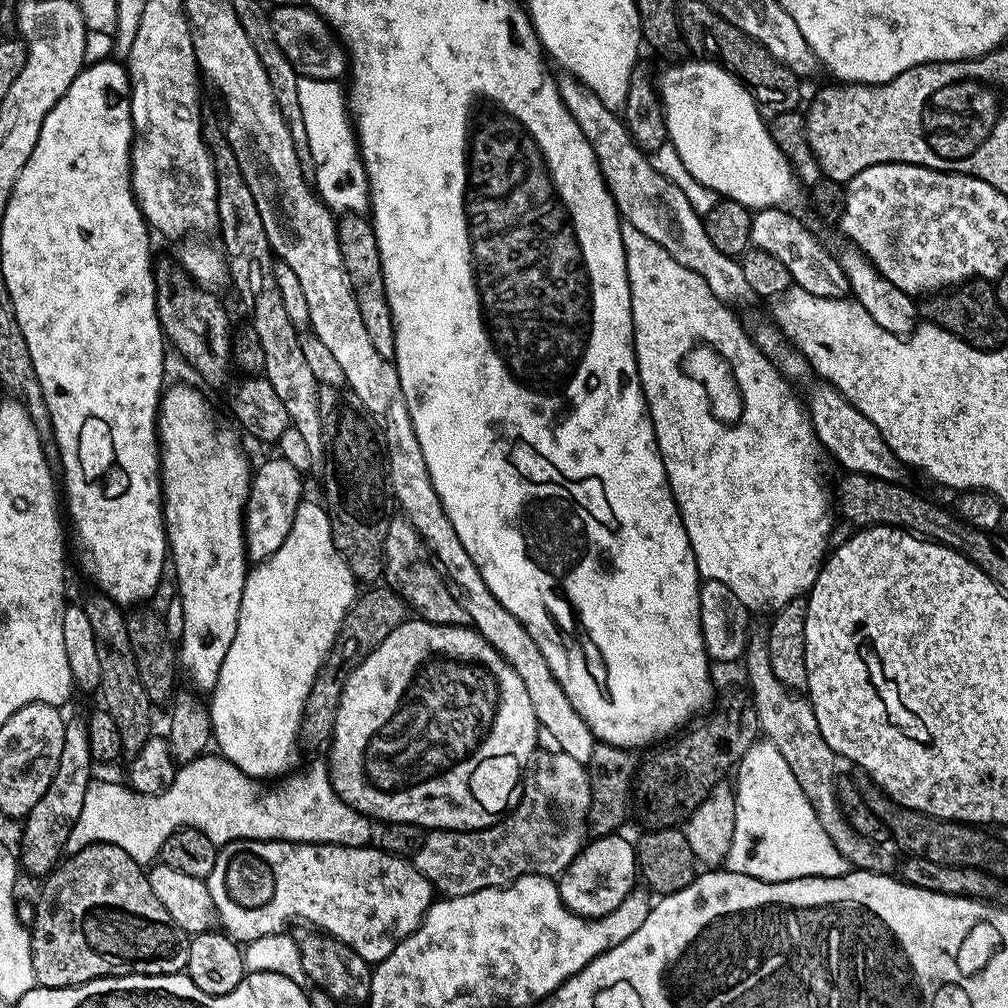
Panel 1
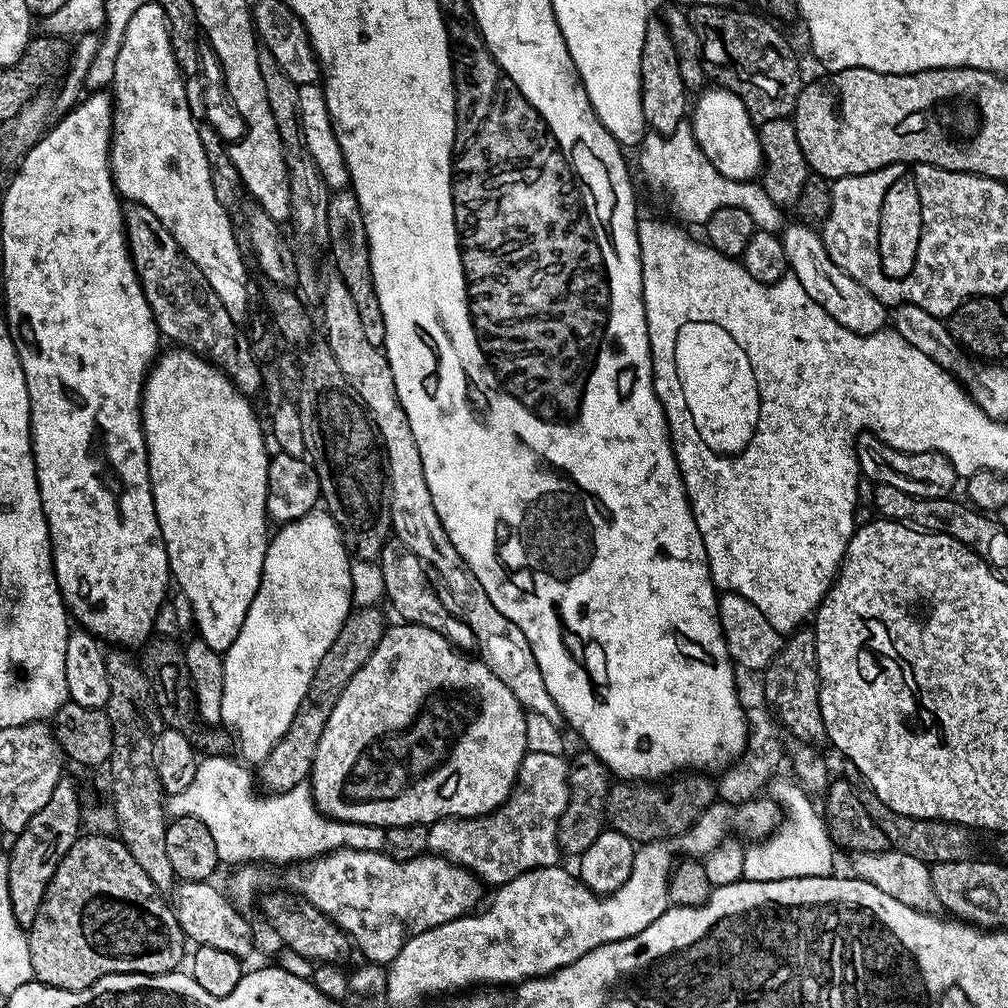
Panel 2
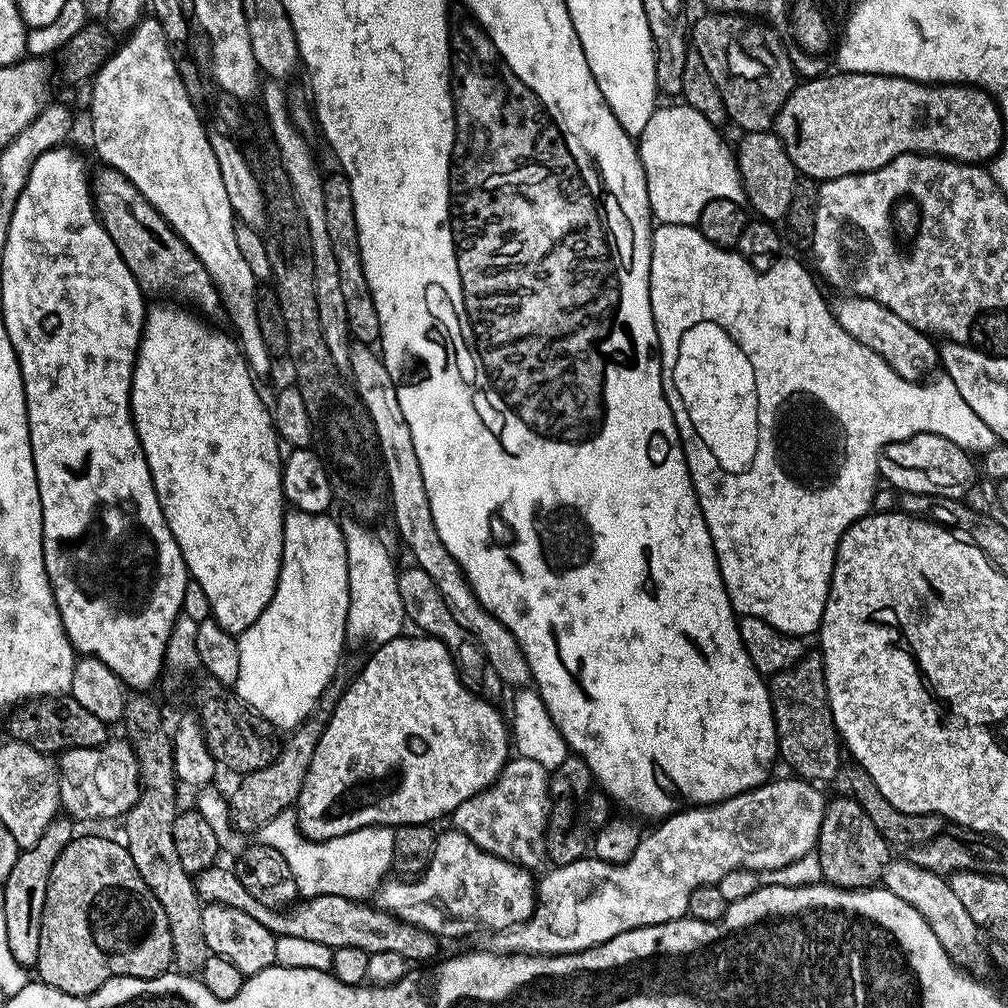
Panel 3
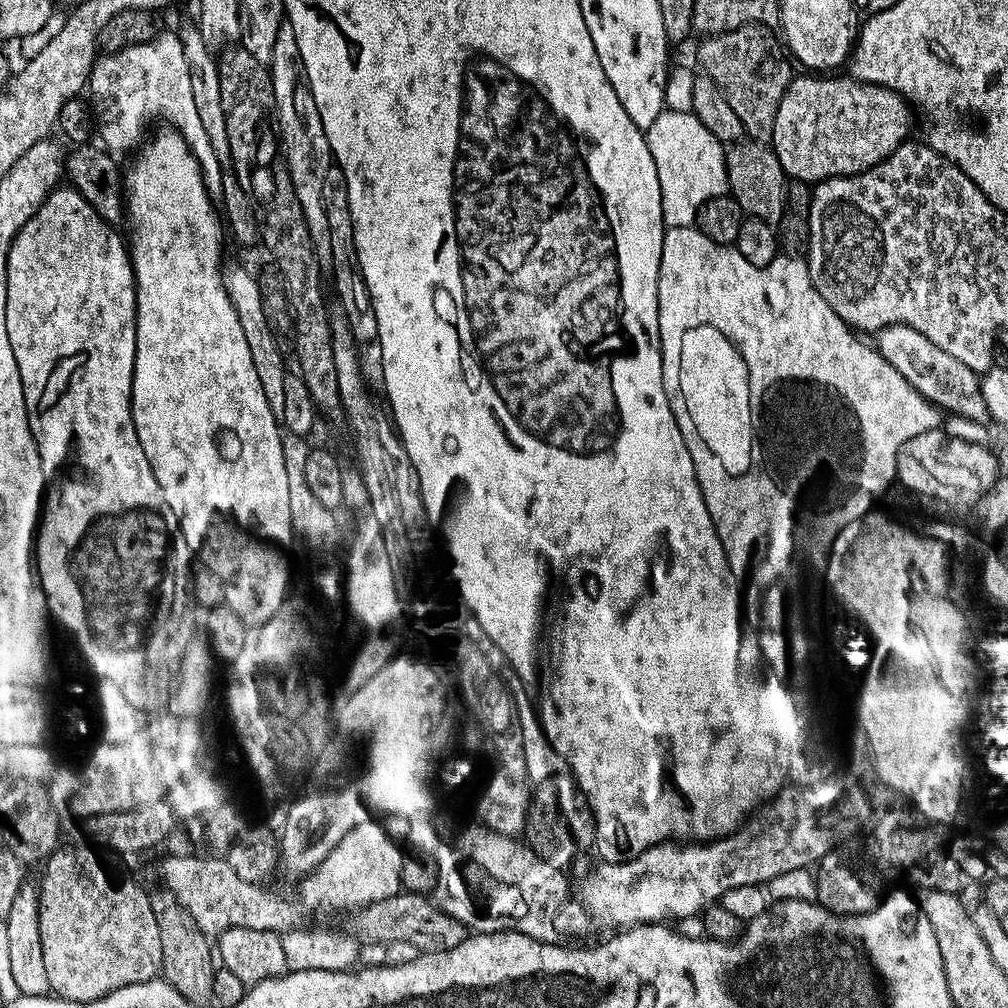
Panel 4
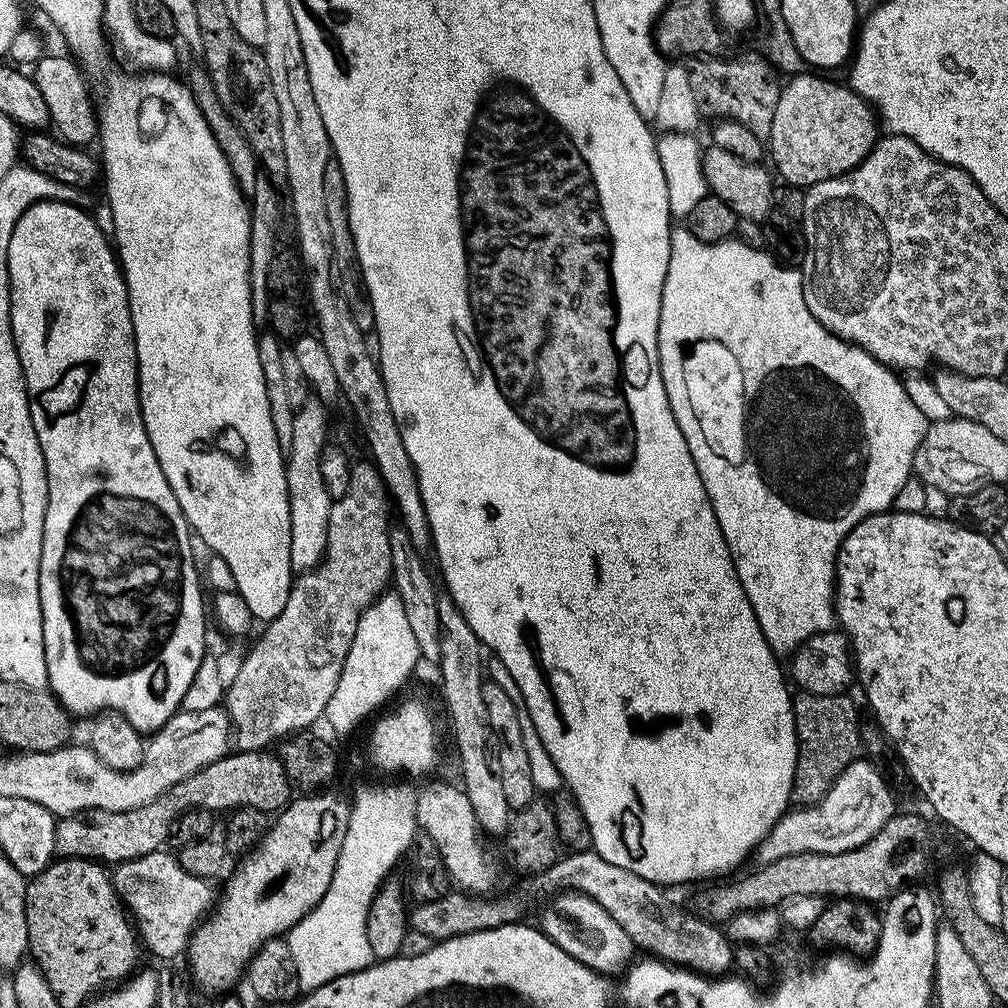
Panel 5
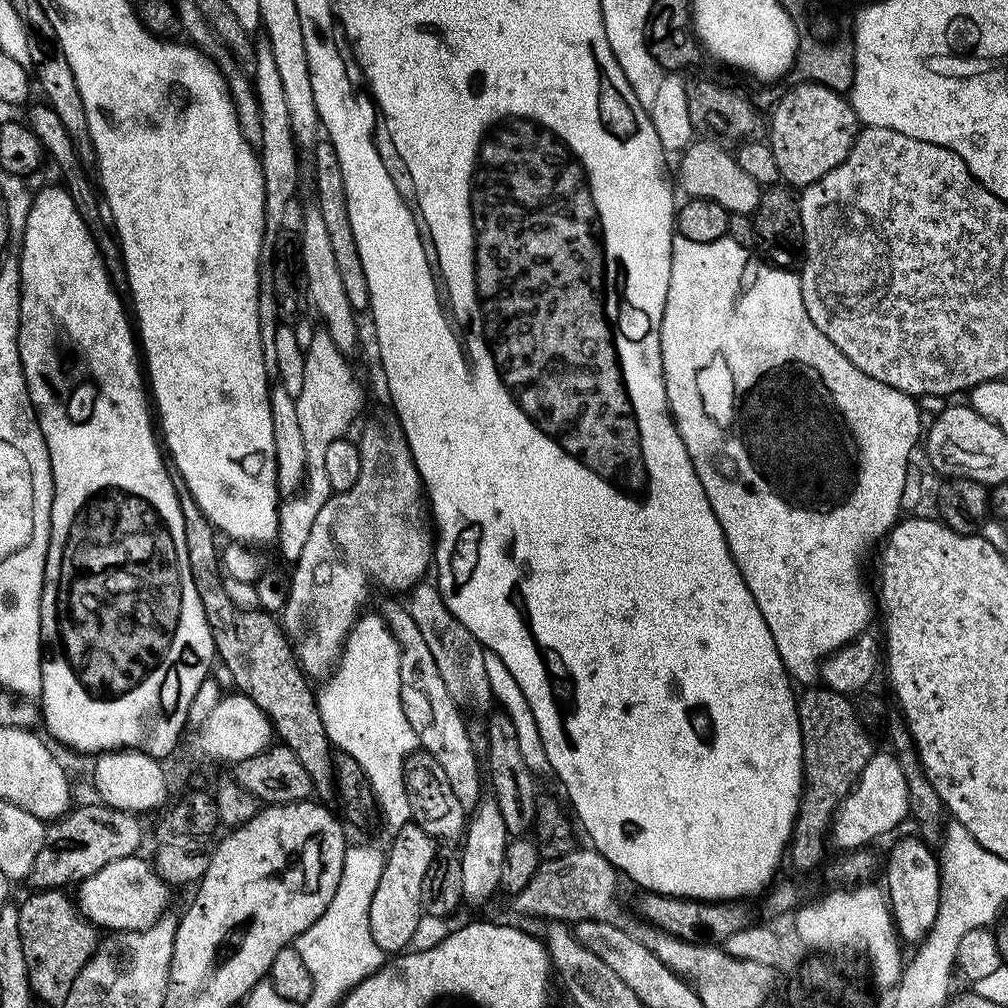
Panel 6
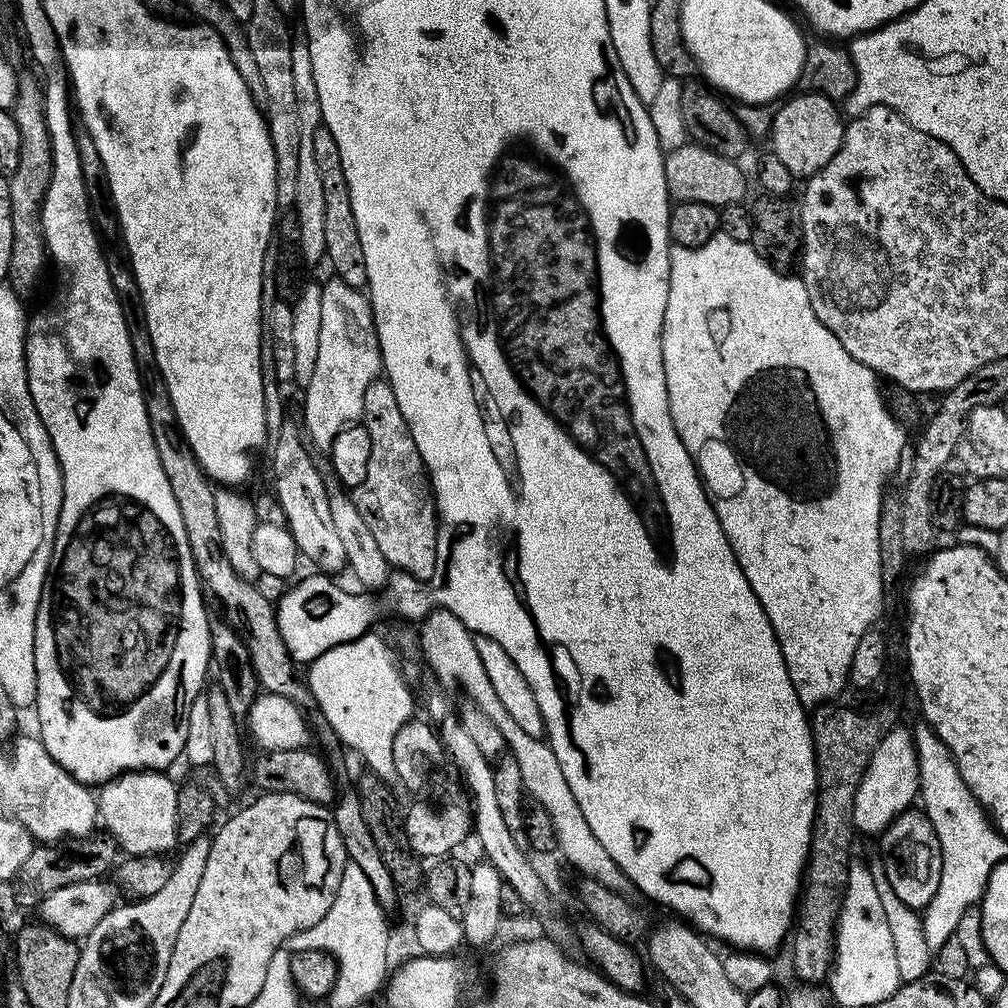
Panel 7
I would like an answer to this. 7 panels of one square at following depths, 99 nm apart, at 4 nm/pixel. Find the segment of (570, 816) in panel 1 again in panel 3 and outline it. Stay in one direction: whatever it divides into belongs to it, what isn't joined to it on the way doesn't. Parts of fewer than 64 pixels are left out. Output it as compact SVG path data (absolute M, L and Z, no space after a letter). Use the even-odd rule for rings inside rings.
M513 755L504 763L503 770L489 788L466 798L462 806L453 810L451 827L470 838L470 842L482 851L521 868L536 870L546 860L544 835L550 807L549 775L549 769L538 766L538 762Z

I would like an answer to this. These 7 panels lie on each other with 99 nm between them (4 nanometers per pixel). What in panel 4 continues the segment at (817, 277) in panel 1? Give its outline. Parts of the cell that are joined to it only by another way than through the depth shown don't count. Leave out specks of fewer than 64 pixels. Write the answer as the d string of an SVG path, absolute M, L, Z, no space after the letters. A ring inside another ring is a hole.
M891 324L875 333L874 347L886 362L890 362L890 366L894 366L894 370L898 370L898 374L902 374L902 378L906 378L906 382L910 382L910 386L914 386L914 390L918 390L918 394L925 396L937 408L945 413L953 412L964 420L989 419L980 389L981 377L970 370L970 366L958 362L958 358L946 354L946 350L934 346L926 334L918 334L918 330L905 324Z

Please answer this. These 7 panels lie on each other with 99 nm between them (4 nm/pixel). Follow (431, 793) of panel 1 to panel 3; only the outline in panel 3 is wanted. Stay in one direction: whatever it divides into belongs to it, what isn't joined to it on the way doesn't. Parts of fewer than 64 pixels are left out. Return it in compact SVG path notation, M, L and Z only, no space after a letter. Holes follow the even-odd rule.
M401 634L395 640L388 641L385 644L379 645L375 649L376 652L368 660L368 665L361 670L356 676L356 681L347 689L343 689L342 695L339 700L336 701L334 705L334 711L332 717L327 717L326 723L324 725L324 733L318 737L316 742L316 749L314 750L314 758L310 762L310 770L306 774L306 782L302 782L302 790L300 791L299 798L296 799L294 805L294 811L296 813L296 822L300 826L300 833L305 836L308 840L329 840L330 838L338 838L342 834L350 834L354 830L359 828L371 828L373 826L399 826L402 824L432 824L436 822L439 816L447 817L453 812L458 806L462 806L462 802L466 802L466 798L470 798L476 792L481 792L486 790L490 785L495 782L498 778L498 774L503 770L504 763L510 759L510 728L504 720L500 717L500 712L491 704L488 700L483 700L480 696L475 696L466 685L463 684L465 681L462 679L461 673L458 671L457 661L454 659L453 653L449 652L446 645L442 641L437 640L435 637L425 634L415 634L416 636L408 637L408 634Z

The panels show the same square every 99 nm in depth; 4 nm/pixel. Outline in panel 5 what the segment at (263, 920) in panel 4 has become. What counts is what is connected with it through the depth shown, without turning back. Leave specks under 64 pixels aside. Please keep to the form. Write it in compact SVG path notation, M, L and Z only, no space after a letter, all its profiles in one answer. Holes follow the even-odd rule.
M168 850L151 852L142 858L115 865L114 883L116 893L120 895L138 929L143 947L164 960L185 955L193 932L214 904L213 885L187 872L179 859Z

